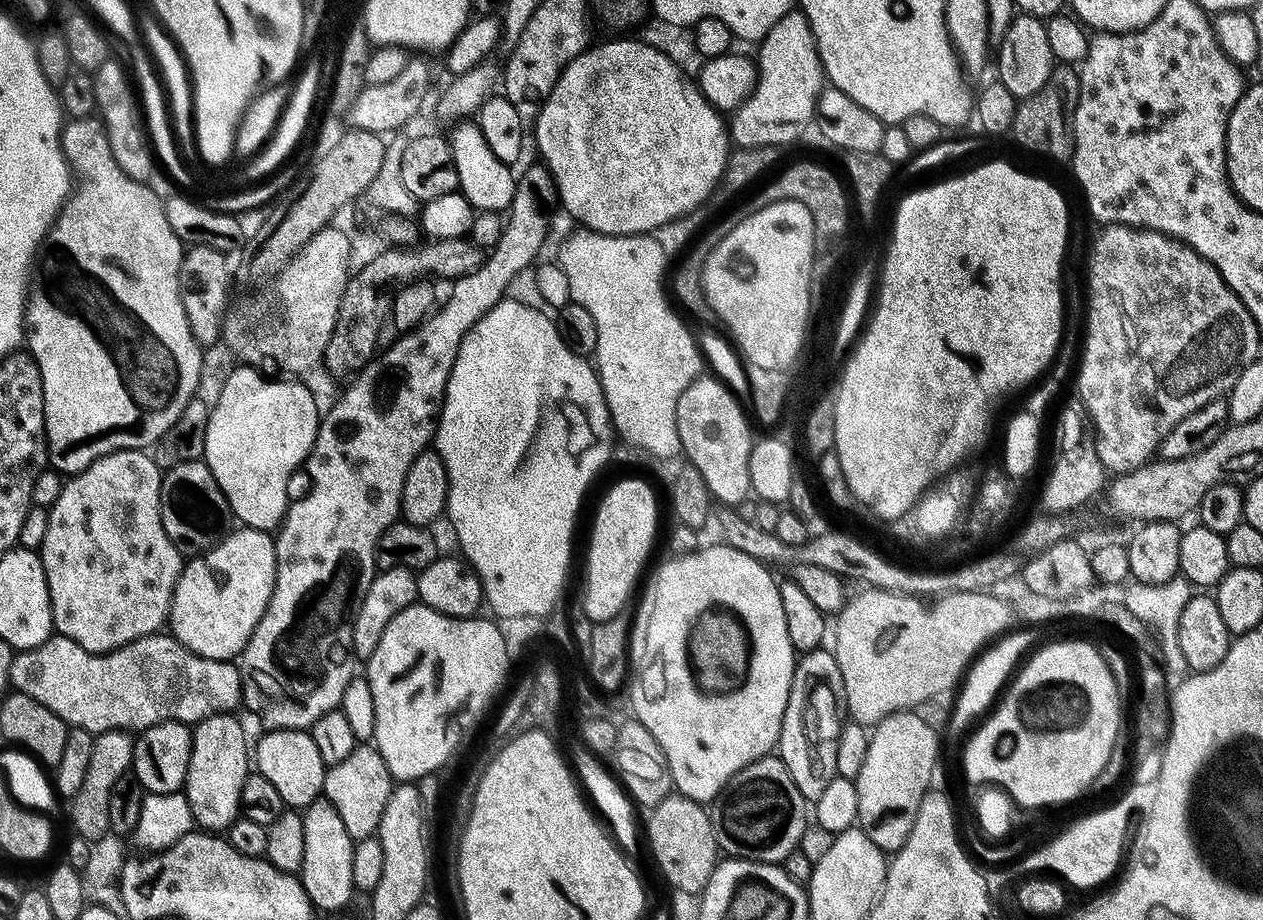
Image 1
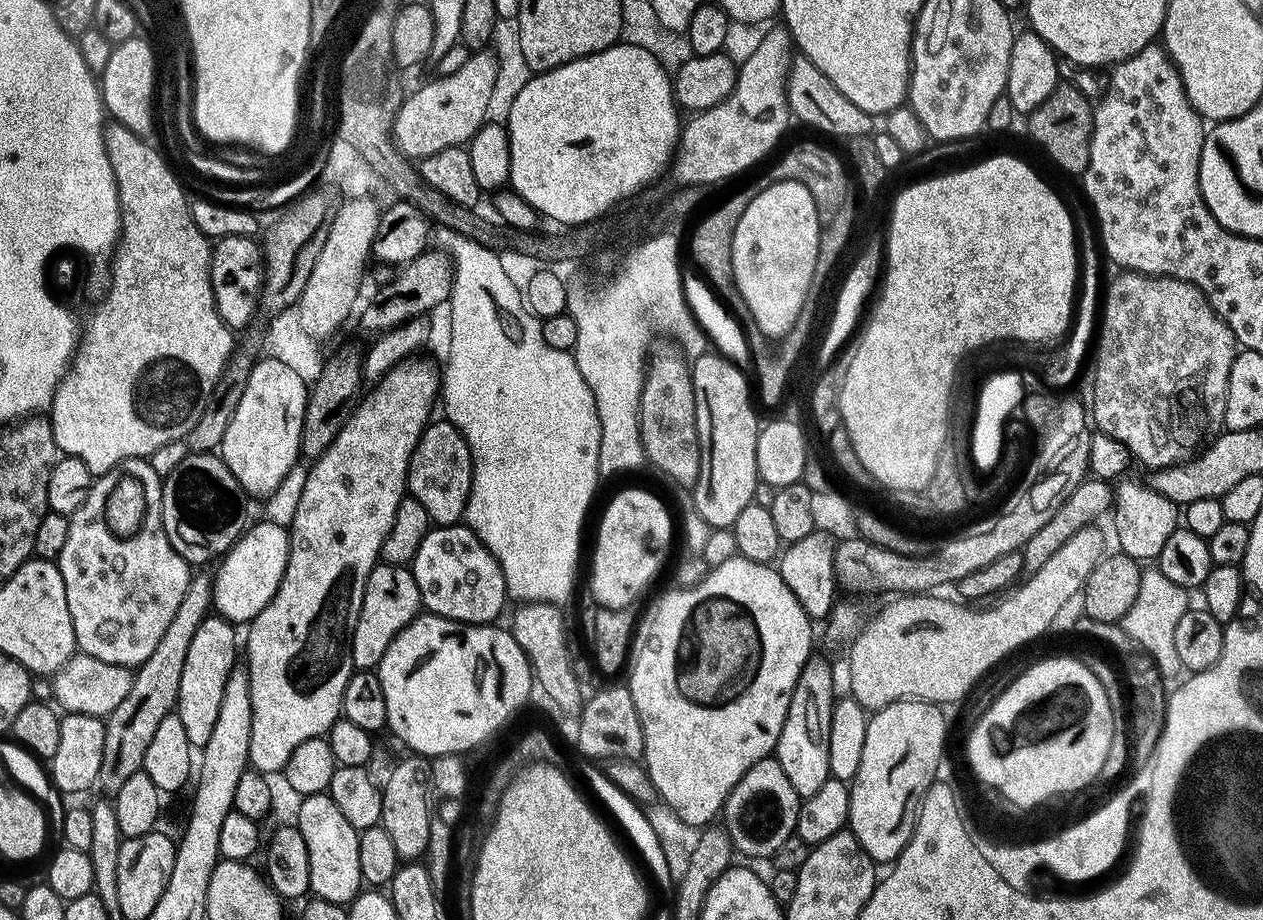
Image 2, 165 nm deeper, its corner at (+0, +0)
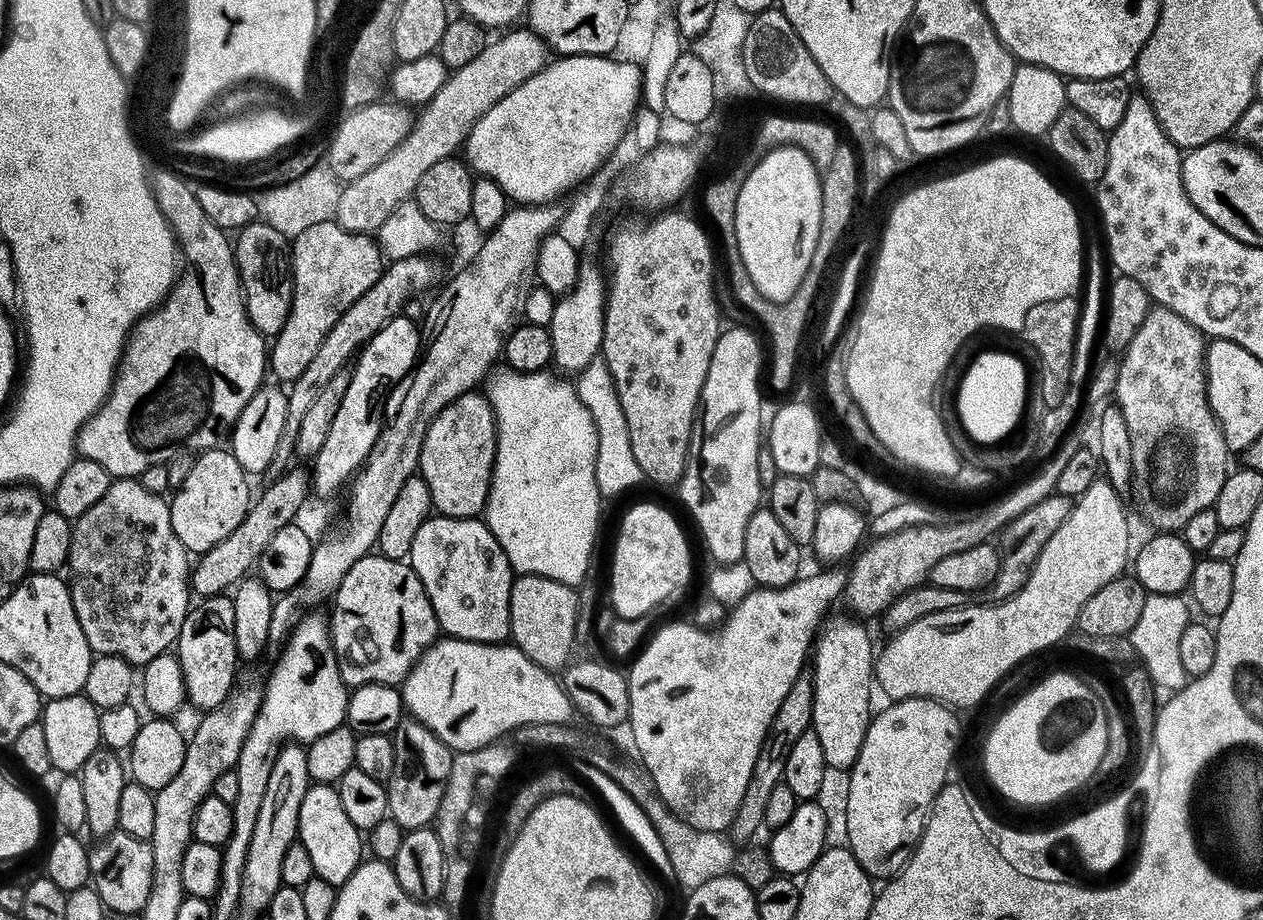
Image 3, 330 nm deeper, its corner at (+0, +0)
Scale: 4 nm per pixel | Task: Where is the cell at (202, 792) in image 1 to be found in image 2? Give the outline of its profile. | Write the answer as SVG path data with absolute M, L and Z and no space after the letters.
M209 615L198 626L194 638L190 638L190 650L186 650L174 712L182 718L186 738L194 746L202 746L207 742L210 734L214 734L214 722L218 722L218 708L222 706L227 678L237 663L236 632L232 628L235 627L223 616Z

